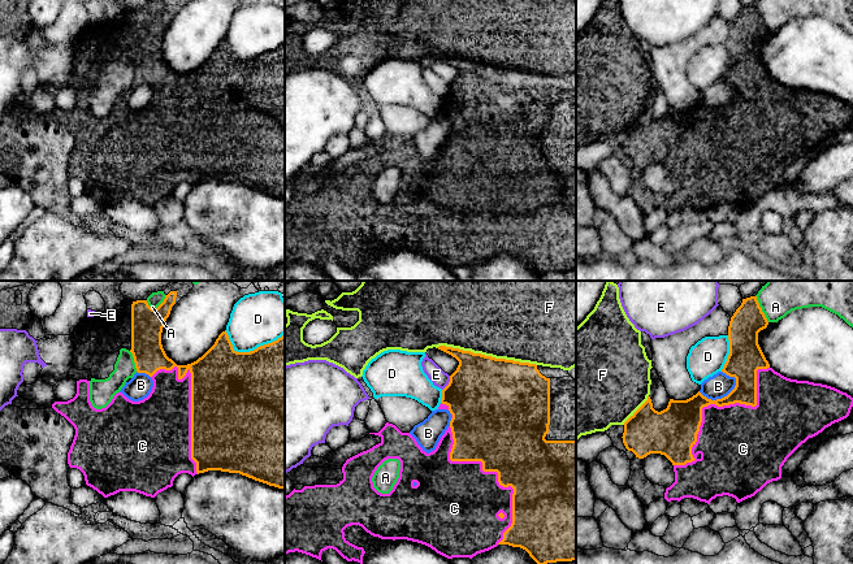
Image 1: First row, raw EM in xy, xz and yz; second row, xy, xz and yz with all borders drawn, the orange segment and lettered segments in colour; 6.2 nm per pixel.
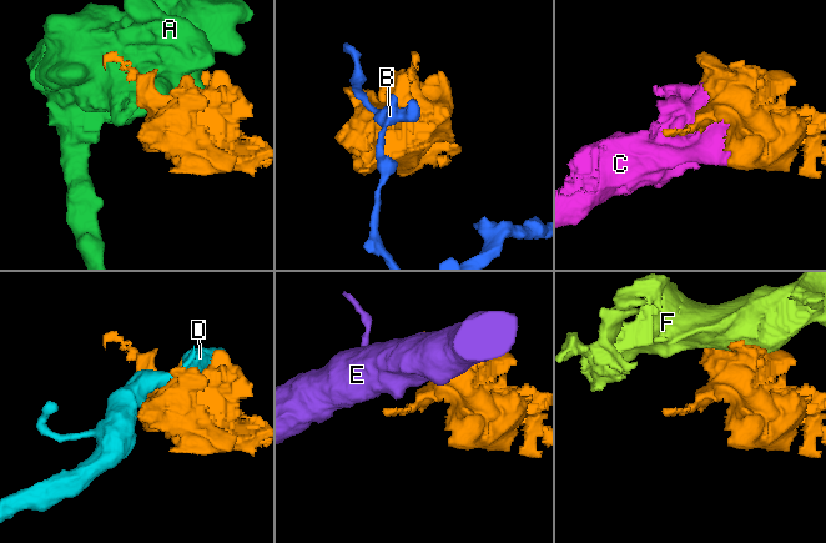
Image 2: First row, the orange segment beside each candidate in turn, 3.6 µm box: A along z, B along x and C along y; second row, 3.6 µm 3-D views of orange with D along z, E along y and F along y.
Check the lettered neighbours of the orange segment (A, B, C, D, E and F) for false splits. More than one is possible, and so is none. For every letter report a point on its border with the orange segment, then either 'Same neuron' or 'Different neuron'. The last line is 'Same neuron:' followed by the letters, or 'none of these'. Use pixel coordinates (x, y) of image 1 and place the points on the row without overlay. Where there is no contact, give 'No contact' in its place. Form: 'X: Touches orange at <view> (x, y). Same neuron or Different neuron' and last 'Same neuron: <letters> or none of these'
A: Touches orange at yz (761, 17). Different neuron
B: Touches orange at yz (722, 107). Different neuron
C: Touches orange at yz (715, 113). Same neuron
D: Touches orange at xy (250, 60). Different neuron
E: Touches orange at xz (449, 92). Different neuron
F: Touches orange at xz (486, 65). Different neuron
Same neuron: C

